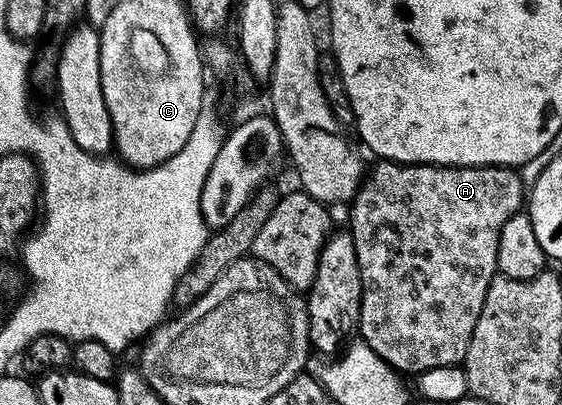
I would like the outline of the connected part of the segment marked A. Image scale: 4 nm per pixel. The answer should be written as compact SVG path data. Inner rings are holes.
M377 160L374 163L373 171L370 174L368 171L364 175L361 187L358 188L357 194L348 207L350 210L347 229L353 237L361 277L360 341L368 344L387 365L405 376L426 374L431 368L461 366L467 356L467 348L471 344L471 336L475 332L479 312L483 312L483 300L487 296L487 288L491 280L499 274L497 257L503 224L507 224L511 216L522 213L527 202L526 183L522 182L520 173L511 166L426 166L388 160Z

